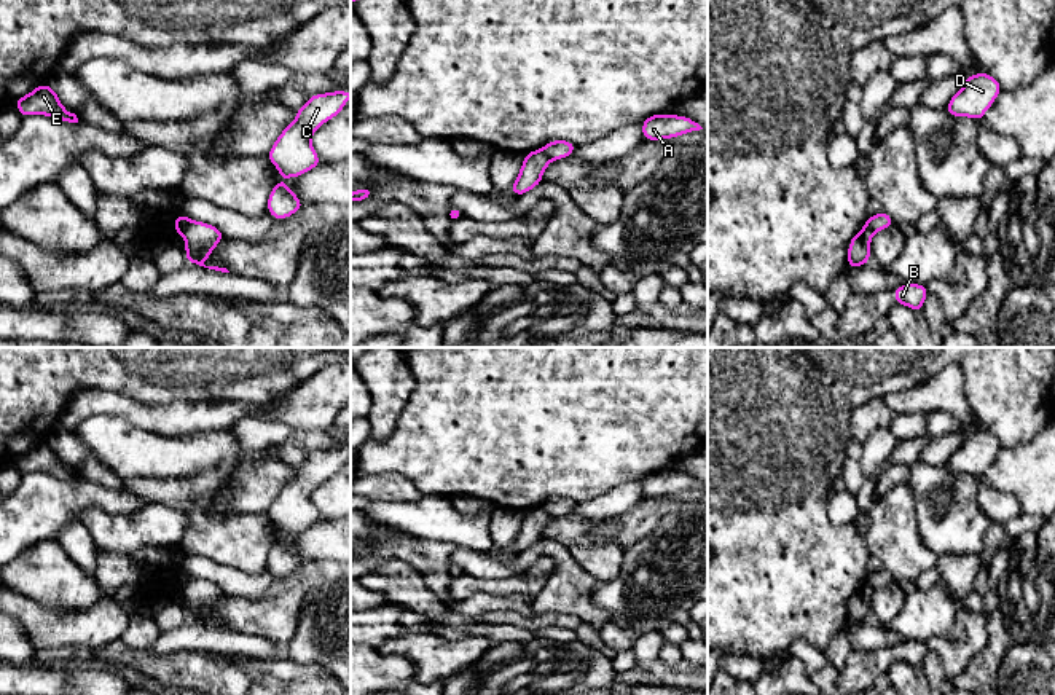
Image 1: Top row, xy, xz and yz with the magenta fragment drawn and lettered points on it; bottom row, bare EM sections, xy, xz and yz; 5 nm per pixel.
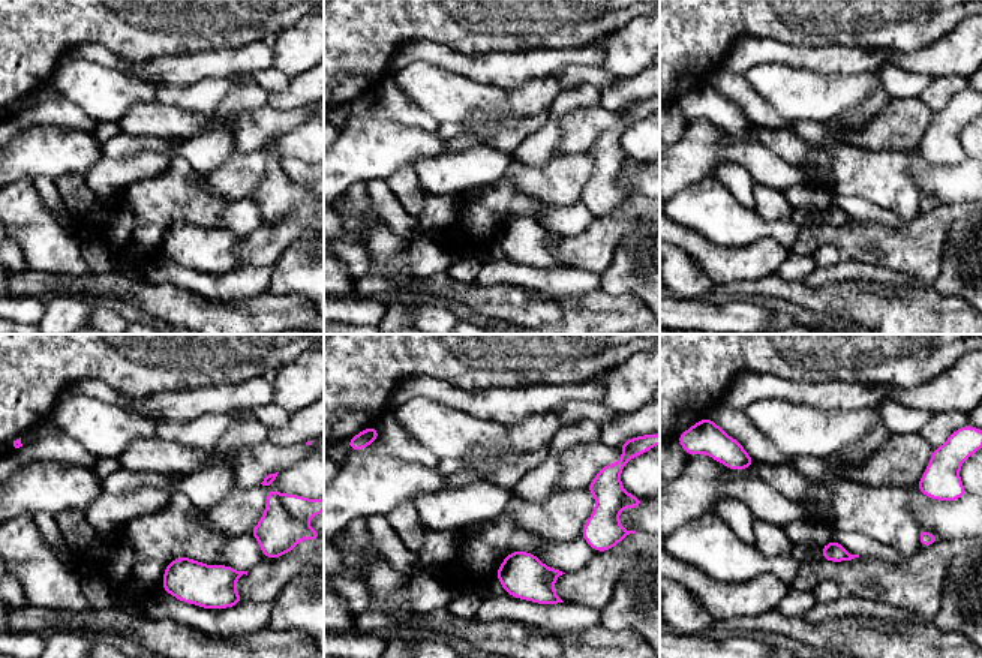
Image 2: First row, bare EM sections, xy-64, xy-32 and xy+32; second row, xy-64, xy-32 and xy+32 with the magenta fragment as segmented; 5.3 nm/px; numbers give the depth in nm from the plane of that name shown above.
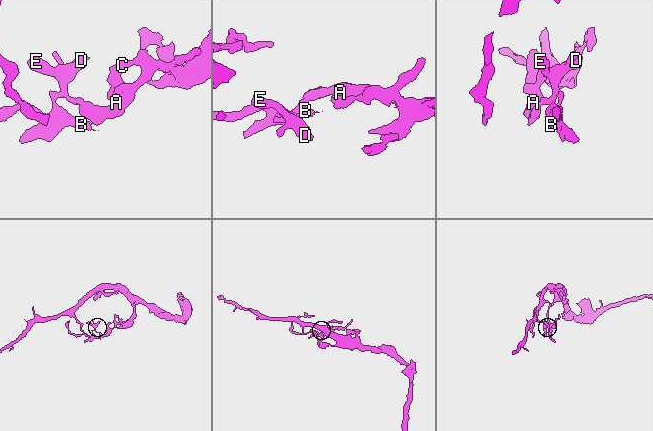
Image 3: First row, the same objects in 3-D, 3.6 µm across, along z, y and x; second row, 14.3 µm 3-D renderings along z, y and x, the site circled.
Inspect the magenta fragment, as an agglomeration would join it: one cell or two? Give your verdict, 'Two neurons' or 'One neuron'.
Two neurons

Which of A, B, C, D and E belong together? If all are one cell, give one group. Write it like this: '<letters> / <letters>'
A C / B D E

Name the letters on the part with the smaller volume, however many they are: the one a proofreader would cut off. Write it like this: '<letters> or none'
B, D, E

